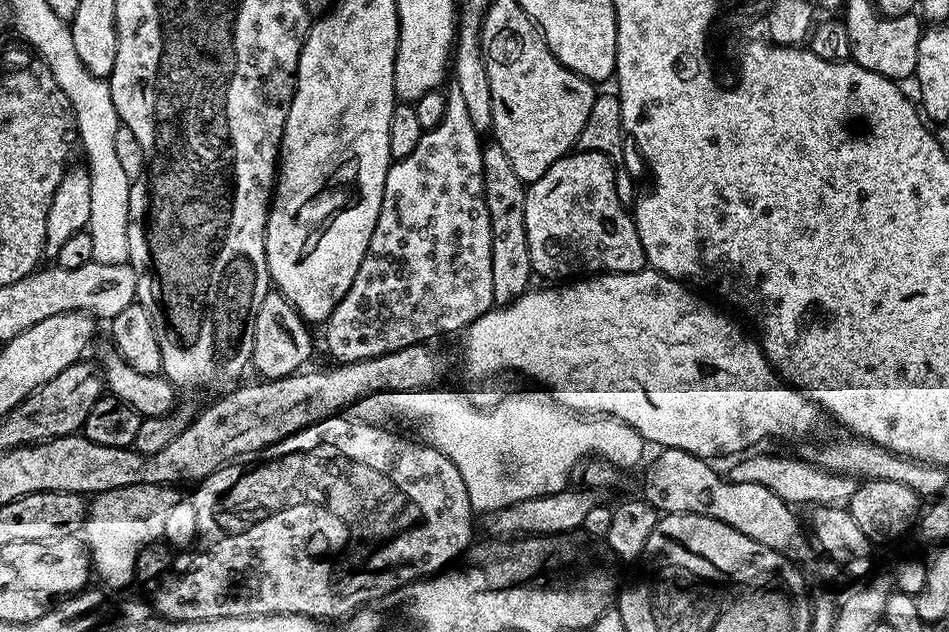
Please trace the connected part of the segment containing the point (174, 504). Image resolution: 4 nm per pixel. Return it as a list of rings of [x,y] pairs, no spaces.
[[[188,478],[143,480],[83,493],[84,506],[78,510],[78,528],[92,551],[92,567],[99,587],[121,594],[135,593],[136,574],[144,550],[155,540],[156,543],[163,541],[170,514],[189,503],[193,496],[194,484]]]

